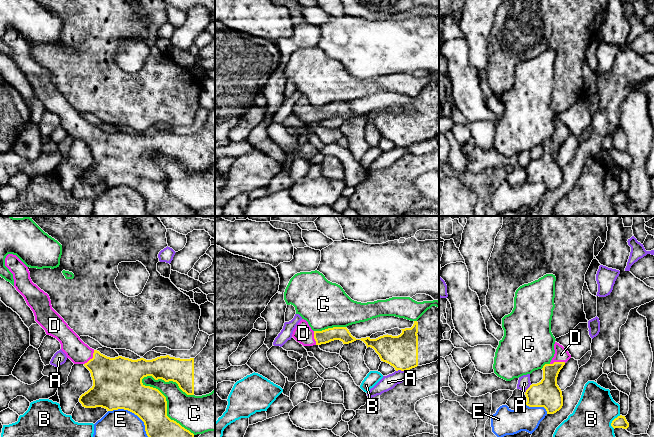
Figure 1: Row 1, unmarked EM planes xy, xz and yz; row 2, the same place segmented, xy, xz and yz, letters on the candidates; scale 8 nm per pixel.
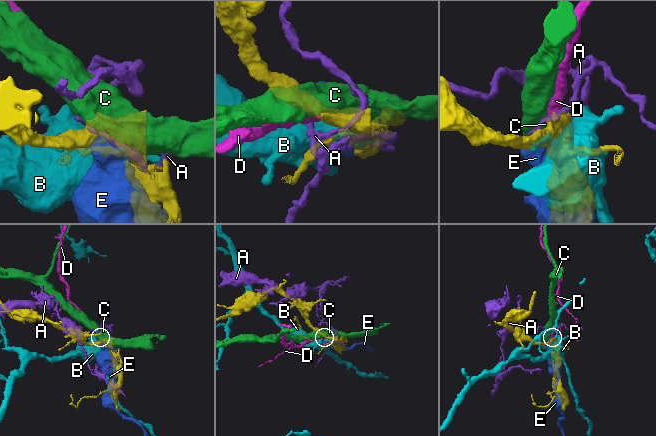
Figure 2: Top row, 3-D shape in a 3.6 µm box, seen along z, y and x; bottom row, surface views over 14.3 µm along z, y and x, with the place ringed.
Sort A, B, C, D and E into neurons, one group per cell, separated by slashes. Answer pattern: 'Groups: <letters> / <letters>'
Groups: A / B / C / D / E

